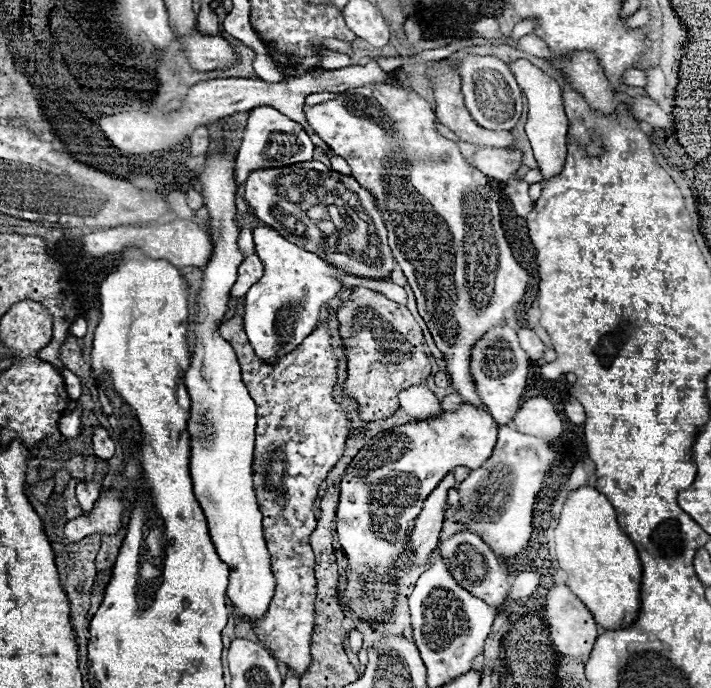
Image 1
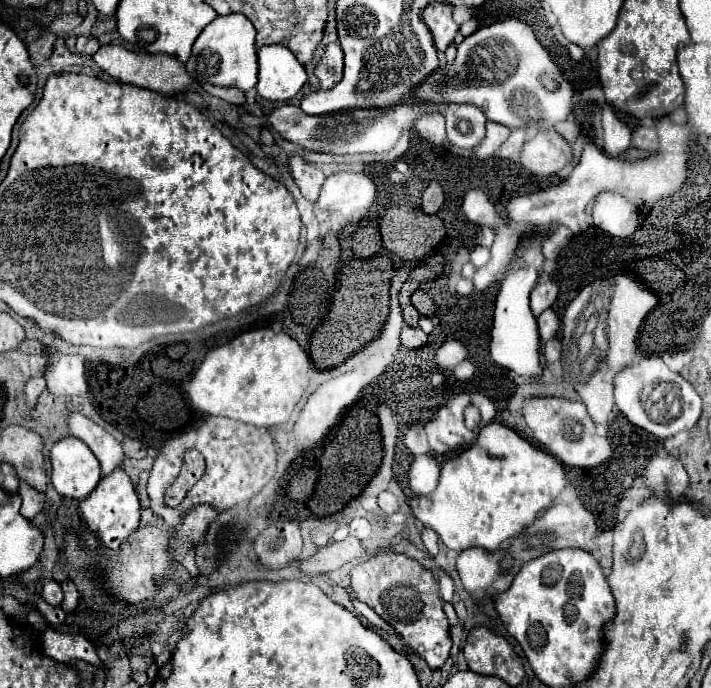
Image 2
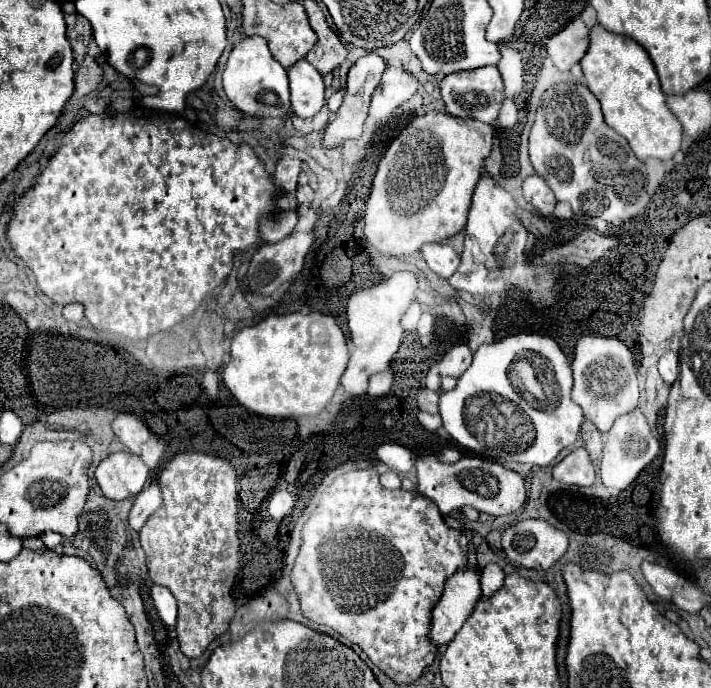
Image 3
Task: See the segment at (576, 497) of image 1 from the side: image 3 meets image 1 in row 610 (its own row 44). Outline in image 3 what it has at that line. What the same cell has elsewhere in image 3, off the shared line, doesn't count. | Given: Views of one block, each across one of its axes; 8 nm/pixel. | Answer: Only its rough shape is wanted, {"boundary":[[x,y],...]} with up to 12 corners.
{"boundary":[[596,24],[580,64],[638,160],[670,160],[682,126],[638,42]]}

